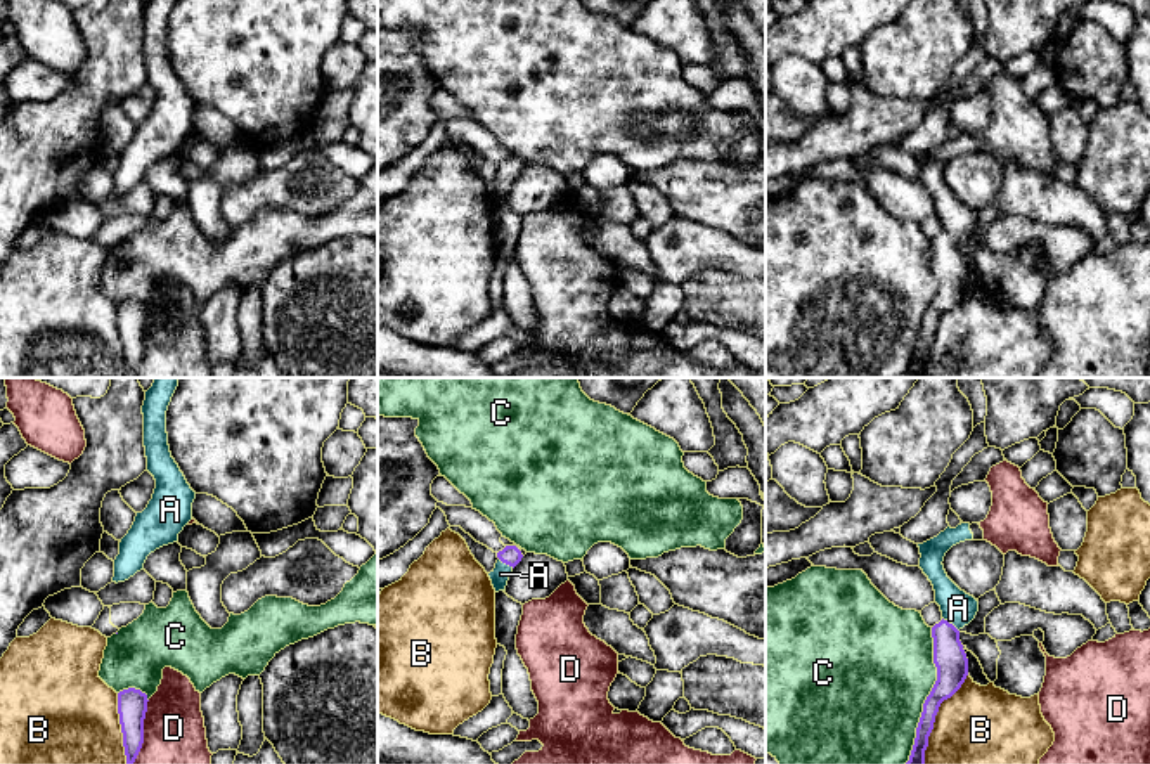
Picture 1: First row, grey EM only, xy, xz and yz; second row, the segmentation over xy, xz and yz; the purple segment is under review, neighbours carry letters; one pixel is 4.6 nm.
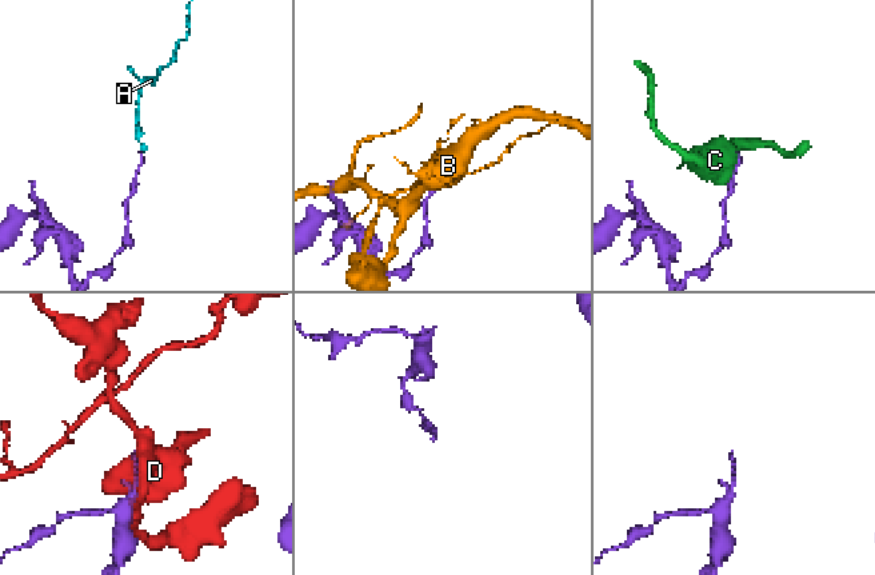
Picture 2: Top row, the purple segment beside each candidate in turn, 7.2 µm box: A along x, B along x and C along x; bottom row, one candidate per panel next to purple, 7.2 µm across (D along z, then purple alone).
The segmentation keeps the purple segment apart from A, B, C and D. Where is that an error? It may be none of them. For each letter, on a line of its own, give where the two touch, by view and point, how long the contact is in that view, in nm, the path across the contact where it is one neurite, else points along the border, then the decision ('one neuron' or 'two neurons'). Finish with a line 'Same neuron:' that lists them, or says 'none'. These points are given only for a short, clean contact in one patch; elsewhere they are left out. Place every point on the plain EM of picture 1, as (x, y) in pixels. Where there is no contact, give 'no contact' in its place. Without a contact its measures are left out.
A: yz (951, 236) | 100 nm | across yz (951, 274), (951, 236), (958, 220) | one neuron
B: yz (934, 331) | 480 nm | two neurons
C: yz (927, 309) | 650 nm | two neurons
D: xy (142, 345) | 320 nm | two neurons
Same neuron: A

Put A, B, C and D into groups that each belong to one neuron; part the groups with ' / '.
A / B / C / D

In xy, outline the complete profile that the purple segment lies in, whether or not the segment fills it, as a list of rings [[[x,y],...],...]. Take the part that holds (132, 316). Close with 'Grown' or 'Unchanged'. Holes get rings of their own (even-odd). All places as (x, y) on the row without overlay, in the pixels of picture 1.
[[[135,300],[118,305],[118,326],[126,378],[133,378],[144,355],[144,331],[147,324],[147,314],[147,307]]]. Unchanged

